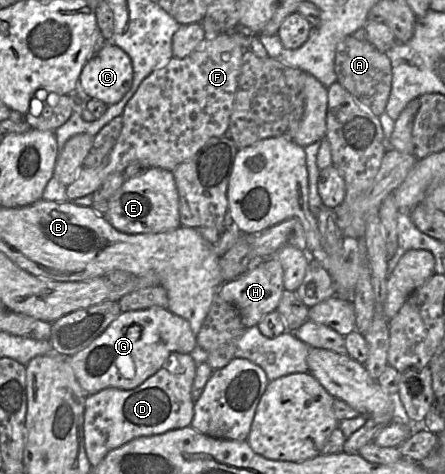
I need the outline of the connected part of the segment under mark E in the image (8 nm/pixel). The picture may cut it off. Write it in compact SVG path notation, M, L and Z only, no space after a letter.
M150 167L144 174L126 179L108 200L107 220L127 234L156 234L176 229L180 224L179 195L172 171Z

